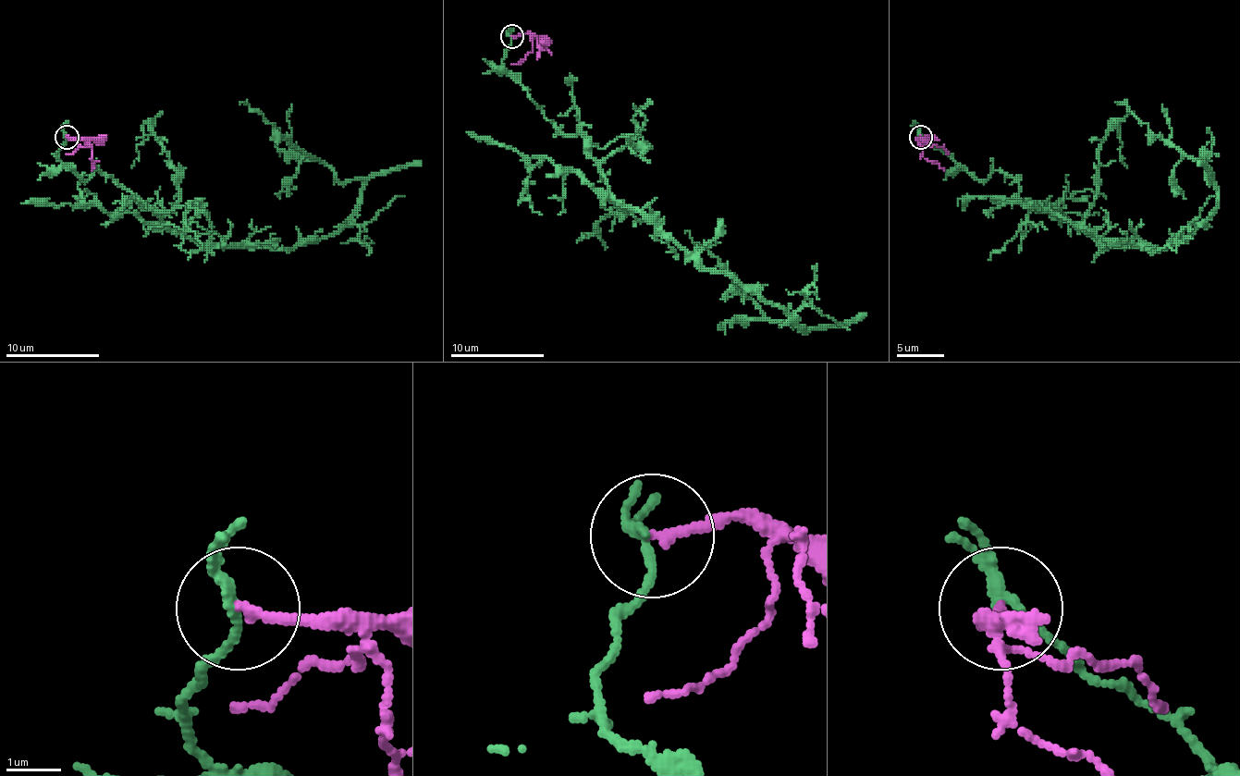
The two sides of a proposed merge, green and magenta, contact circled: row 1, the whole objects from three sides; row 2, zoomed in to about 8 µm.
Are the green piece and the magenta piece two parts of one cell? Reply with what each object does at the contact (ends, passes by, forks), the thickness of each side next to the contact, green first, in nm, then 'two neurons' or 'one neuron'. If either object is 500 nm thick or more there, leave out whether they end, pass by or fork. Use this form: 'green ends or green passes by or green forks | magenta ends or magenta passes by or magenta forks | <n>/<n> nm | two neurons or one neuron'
green passes by | magenta ends | 170/180 nm | two neurons

